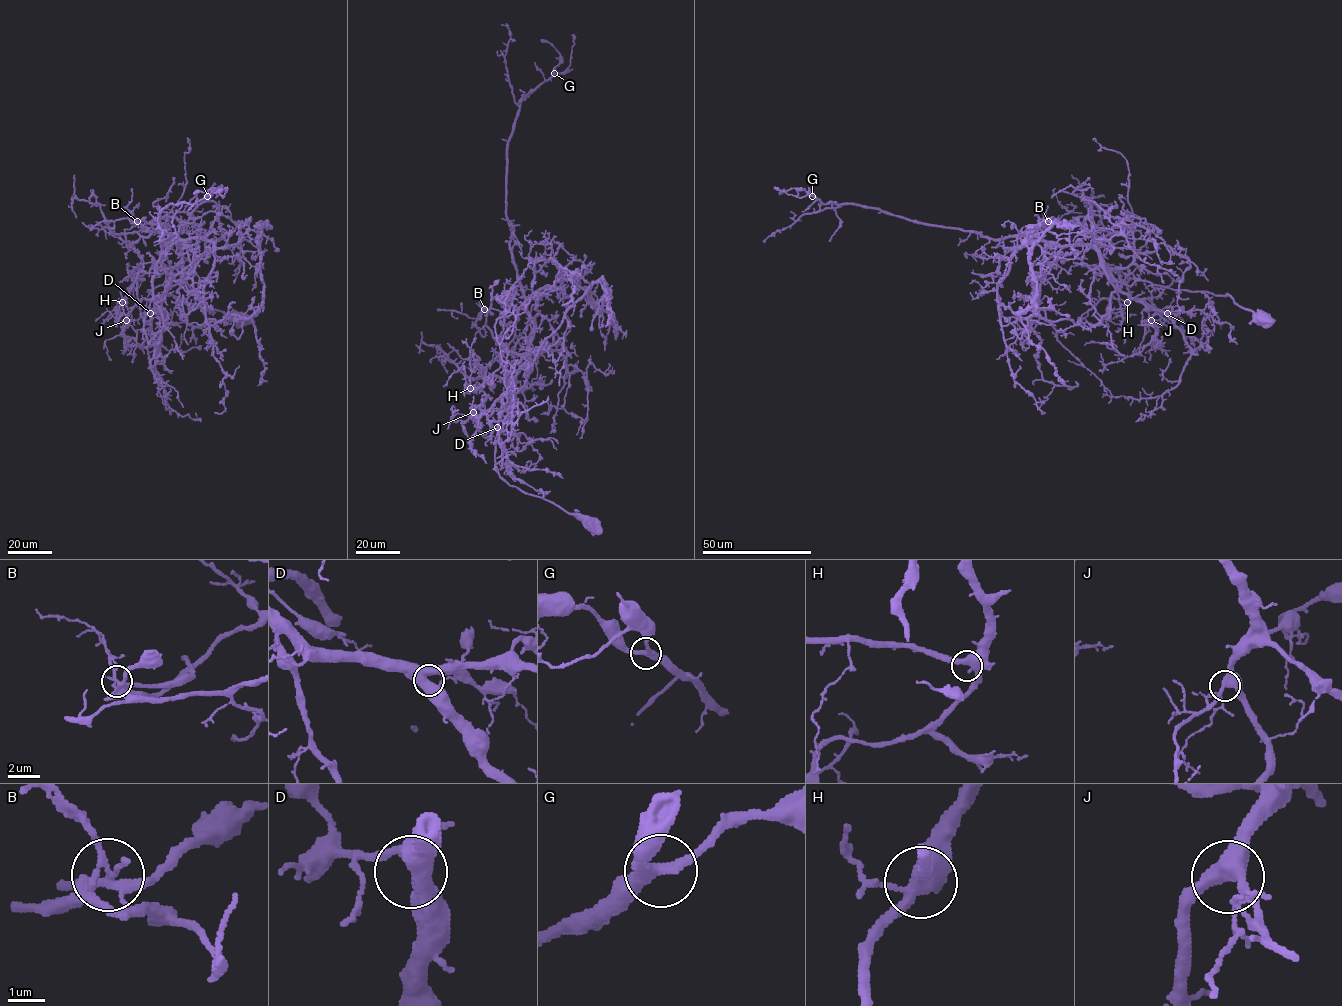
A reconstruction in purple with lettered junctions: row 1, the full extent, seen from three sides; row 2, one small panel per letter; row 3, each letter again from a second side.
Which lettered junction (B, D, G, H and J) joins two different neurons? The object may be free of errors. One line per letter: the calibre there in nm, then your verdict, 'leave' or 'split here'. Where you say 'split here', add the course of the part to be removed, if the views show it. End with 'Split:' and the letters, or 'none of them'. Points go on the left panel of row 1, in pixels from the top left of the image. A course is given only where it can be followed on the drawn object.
B: 240 nm thick; split here; foreign part runs (137, 221), (126, 218), (101, 221), (90, 230)
D: 500 nm thick; leave
G: 320 nm thick; leave
H: 420 nm thick; leave
J: 420 nm thick; leave
Split: B

